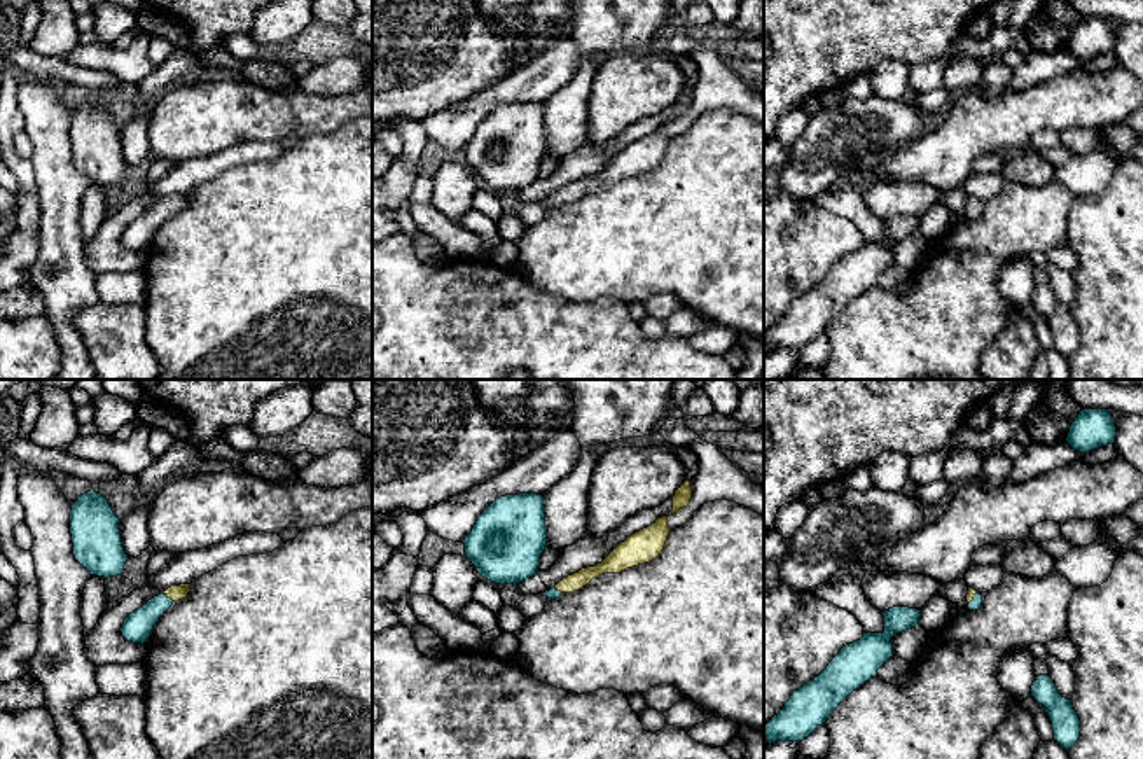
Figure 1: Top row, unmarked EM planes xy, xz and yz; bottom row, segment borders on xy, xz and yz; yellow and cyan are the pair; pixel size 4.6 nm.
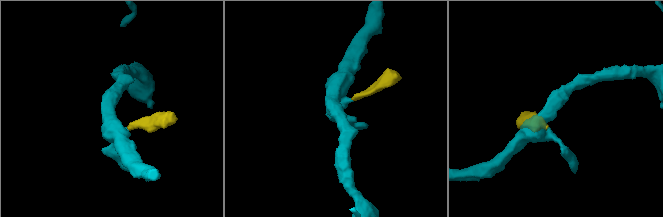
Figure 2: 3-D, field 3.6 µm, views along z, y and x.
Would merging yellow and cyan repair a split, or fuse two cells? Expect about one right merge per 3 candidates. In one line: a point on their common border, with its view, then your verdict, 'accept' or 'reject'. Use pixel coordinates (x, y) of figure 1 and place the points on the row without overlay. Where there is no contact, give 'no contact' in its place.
meets yellow in xy at (168, 205); accept

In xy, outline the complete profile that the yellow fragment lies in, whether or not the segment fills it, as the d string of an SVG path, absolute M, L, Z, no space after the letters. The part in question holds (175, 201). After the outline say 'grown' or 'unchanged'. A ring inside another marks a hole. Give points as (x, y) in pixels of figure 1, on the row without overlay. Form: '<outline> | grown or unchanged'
M190 192L171 194L131 220L121 236L122 245L133 252L145 252L159 226L178 208L185 206Z | grown

